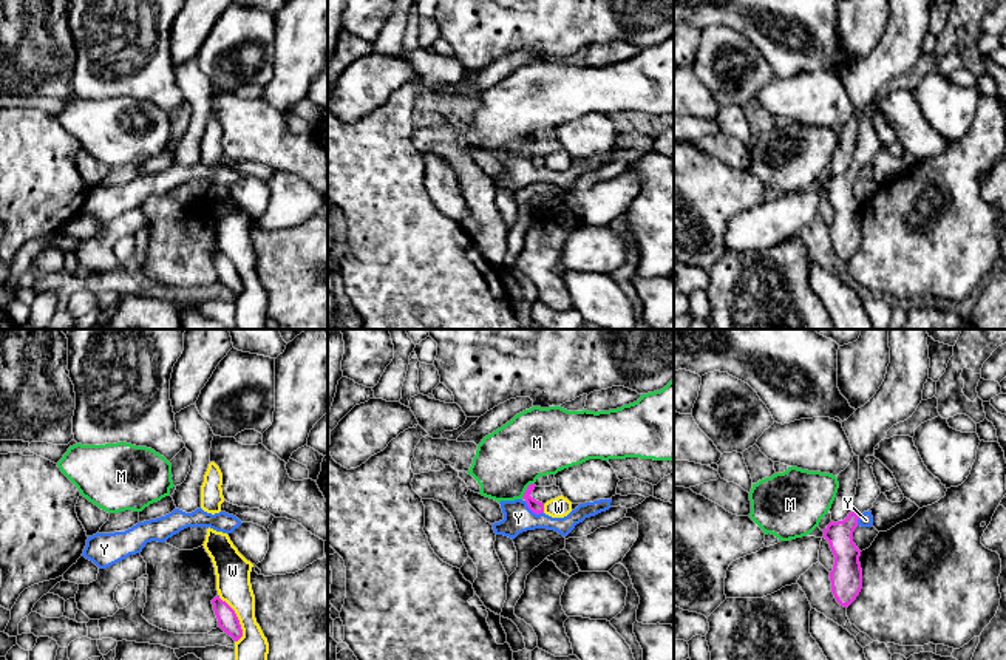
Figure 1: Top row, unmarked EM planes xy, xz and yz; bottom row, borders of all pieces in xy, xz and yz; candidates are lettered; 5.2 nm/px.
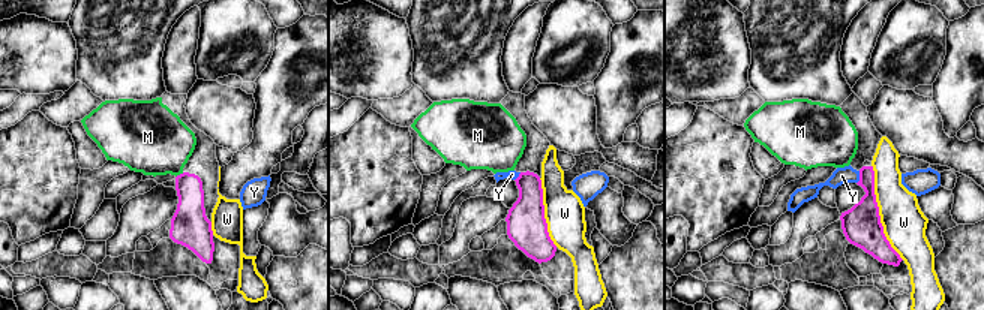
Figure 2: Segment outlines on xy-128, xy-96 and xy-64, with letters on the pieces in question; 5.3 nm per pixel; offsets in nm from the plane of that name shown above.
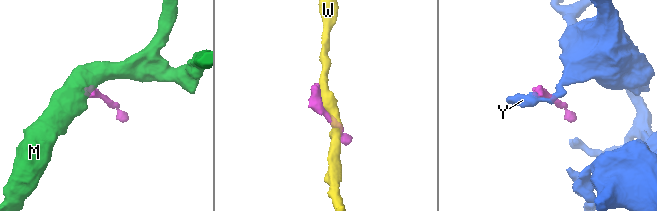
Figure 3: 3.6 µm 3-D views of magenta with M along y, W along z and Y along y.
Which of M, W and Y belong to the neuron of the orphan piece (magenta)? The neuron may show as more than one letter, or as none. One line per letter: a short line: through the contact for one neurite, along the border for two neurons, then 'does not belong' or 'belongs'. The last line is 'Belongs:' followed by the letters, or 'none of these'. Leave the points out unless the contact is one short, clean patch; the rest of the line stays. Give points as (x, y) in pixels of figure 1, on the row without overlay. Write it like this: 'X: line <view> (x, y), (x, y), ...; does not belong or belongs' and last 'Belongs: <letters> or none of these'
M: line xz (533, 136), (521, 150); does not belong
W: does not belong
Y: line xz (524, 155), (533, 166), (543, 167); does not belong
Belongs: none of these

